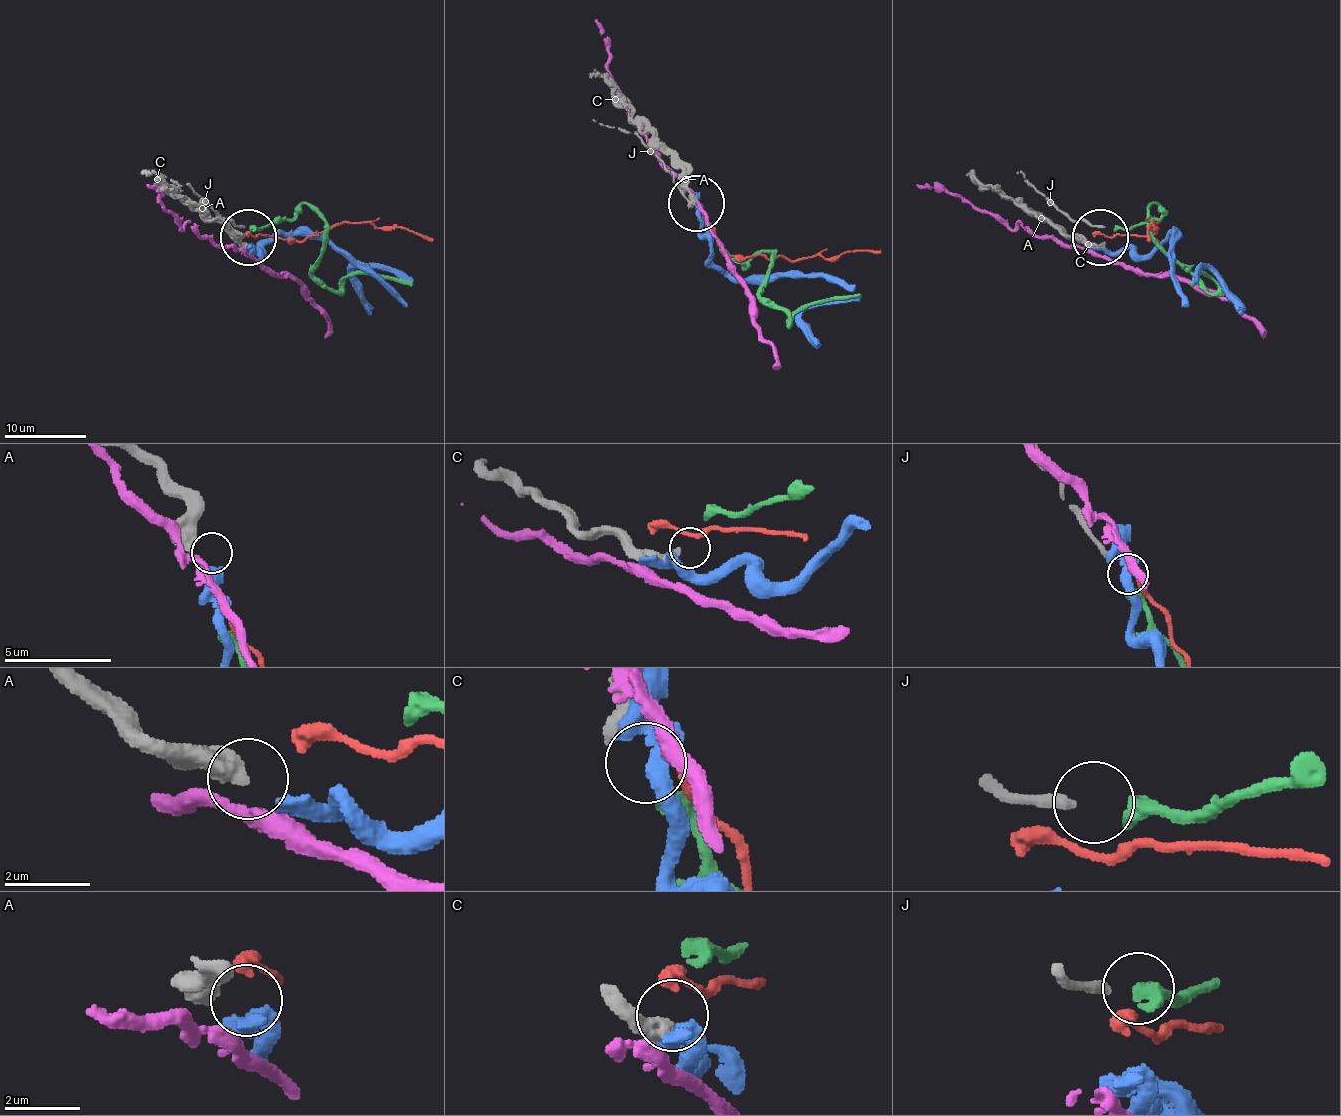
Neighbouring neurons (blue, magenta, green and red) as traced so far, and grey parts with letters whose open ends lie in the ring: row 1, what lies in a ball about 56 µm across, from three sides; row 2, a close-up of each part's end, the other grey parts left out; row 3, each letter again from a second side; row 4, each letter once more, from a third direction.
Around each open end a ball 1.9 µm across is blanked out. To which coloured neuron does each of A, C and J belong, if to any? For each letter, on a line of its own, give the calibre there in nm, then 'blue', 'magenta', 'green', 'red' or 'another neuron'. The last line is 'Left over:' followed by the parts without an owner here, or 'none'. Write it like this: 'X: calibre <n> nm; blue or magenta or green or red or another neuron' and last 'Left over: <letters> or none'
A: calibre 700 nm; blue
C: calibre 550 nm; another neuron
J: calibre 280 nm; another neuron
Left over: C, J

